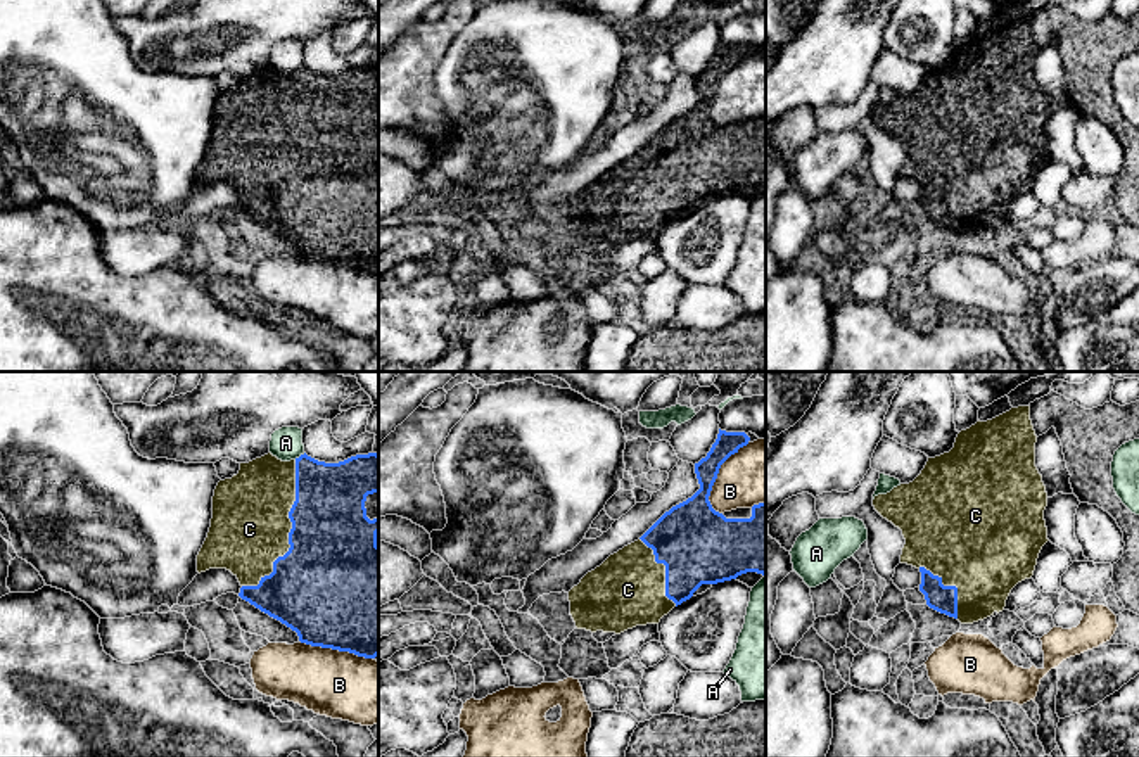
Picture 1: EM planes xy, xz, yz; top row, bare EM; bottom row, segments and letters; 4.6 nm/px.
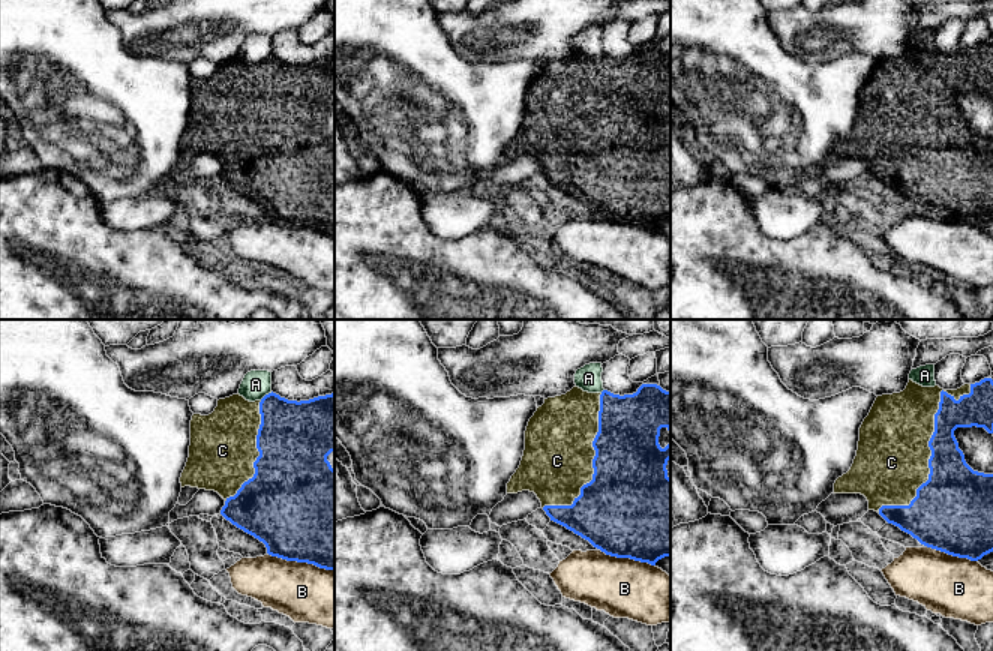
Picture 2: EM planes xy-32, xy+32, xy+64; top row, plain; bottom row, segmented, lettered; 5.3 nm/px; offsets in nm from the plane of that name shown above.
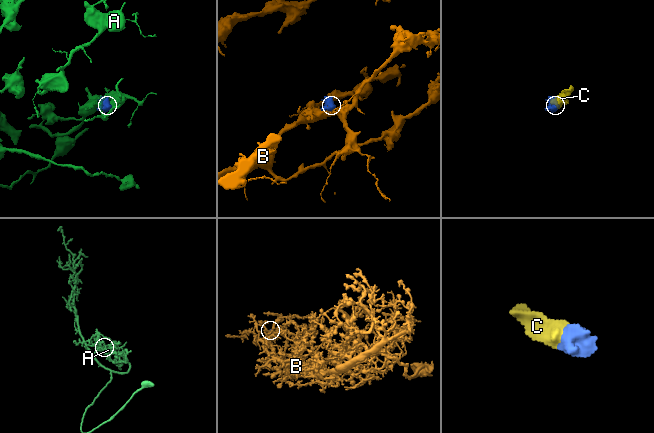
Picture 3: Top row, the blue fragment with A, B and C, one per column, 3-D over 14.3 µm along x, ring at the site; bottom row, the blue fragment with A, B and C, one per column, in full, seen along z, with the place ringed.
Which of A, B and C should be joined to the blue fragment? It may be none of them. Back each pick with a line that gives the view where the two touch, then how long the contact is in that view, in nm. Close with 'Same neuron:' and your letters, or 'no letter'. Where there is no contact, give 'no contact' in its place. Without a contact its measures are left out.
C: xy | 650 nm
Same neuron: C

